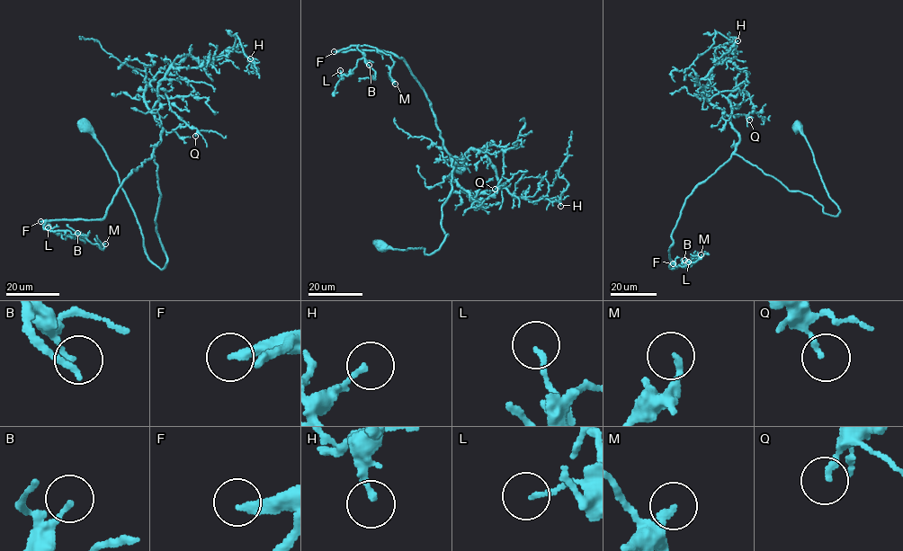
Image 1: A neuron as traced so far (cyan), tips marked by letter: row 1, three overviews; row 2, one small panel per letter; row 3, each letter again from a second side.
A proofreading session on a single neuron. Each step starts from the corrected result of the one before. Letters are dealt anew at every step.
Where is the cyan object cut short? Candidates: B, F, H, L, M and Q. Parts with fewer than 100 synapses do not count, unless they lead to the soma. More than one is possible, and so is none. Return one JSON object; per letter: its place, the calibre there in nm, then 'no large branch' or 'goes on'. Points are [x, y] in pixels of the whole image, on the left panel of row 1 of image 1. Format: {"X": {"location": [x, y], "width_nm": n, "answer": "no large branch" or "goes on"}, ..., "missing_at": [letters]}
{"B": {"location": [77, 233], "width_nm": 150, "answer": "no large branch"}, "F": {"location": [40, 221], "width_nm": 240, "answer": "goes on"}, "H": {"location": [250, 58], "width_nm": 160, "answer": "no large branch"}, "L": {"location": [48, 227], "width_nm": 130, "answer": "no large branch"}, "M": {"location": [105, 244], "width_nm": 180, "answer": "no large branch"}, "Q": {"location": [195, 136], "width_nm": 180, "answer": "no large branch"}, "missing_at": ["F"]}

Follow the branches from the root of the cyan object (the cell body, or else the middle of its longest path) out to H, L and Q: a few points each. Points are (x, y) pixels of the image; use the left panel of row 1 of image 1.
H: (84, 128), (161, 270), (157, 85), (186, 56), (211, 63), (233, 48), (250, 58)
L: (84, 128), (147, 257), (166, 262), (155, 156), (103, 217), (46, 222), (66, 239), (48, 227)
Q: (84, 128), (161, 270), (153, 153), (162, 128), (145, 100), (147, 86), (164, 90), (195, 136)

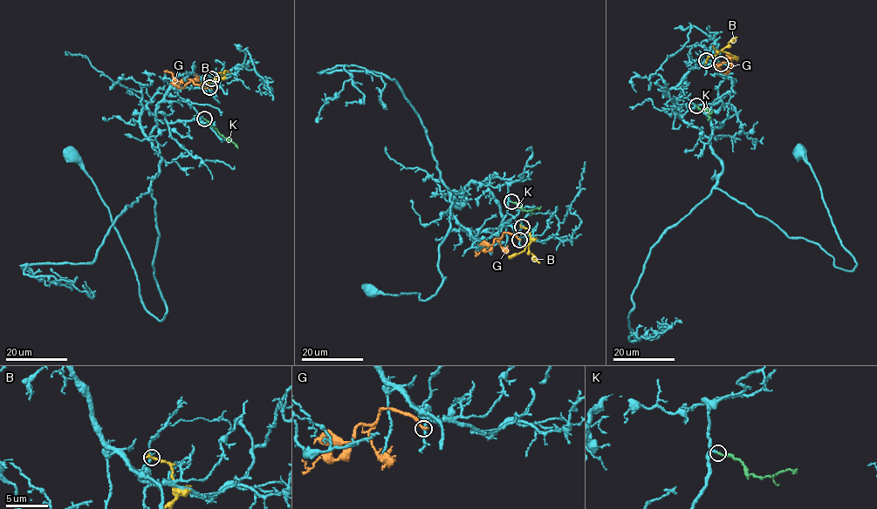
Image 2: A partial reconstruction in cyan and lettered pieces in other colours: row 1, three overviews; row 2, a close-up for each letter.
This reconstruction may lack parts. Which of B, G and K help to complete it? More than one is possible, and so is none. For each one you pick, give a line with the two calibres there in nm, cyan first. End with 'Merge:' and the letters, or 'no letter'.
K: 150/170 nm
Merge: K

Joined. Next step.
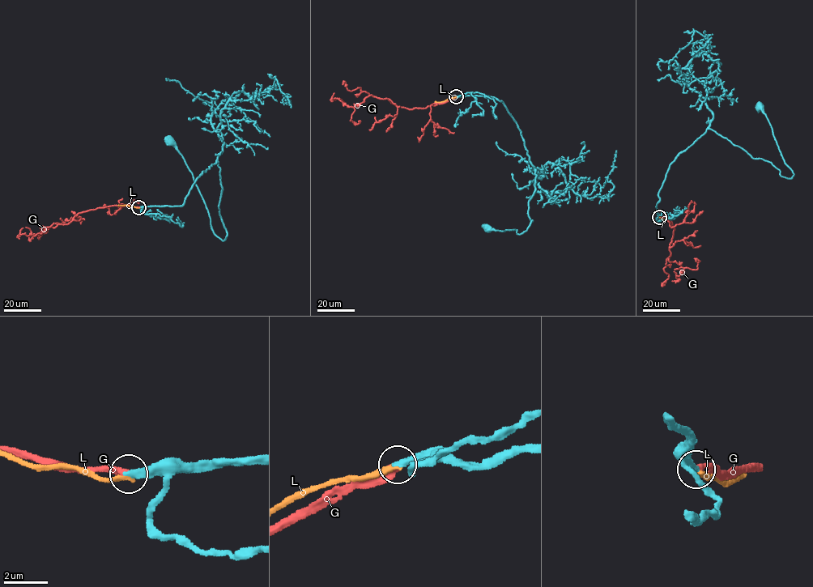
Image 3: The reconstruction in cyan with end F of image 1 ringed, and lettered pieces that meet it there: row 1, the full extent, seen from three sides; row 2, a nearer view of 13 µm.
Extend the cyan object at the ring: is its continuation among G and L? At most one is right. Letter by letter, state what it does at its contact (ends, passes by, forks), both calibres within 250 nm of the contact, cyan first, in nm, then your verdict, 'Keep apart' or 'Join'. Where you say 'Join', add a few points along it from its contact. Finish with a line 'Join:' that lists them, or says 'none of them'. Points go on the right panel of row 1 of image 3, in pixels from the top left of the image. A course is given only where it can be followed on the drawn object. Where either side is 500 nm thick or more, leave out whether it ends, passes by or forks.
G: It ends there. Thickness 320 nm (cyan) against 300 nm. Join. Its course: (659, 216), (664, 216), (671, 223), (674, 230), (669, 261), (680, 265), (684, 271), (676, 278), (674, 271)
L: It ends there. Thickness 320 nm (cyan) against 200 nm. Keep apart
Join: G

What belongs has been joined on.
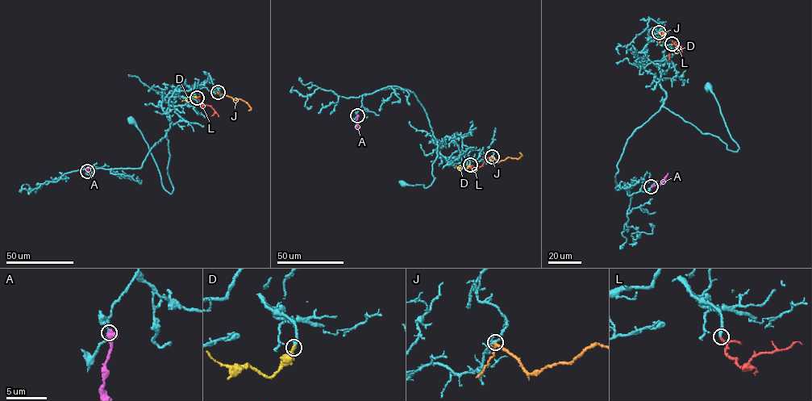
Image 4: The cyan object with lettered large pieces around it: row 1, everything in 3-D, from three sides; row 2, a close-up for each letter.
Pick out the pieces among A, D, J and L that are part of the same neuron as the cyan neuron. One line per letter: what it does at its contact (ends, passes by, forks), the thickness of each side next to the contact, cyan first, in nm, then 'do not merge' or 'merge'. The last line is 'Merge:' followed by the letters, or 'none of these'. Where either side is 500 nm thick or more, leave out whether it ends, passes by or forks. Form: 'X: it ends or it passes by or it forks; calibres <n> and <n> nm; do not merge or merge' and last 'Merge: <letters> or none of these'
A: it passes by; calibres 180 and 480 nm; do not merge
D: it ends; calibres 300 and 320 nm; do not merge
J: it passes by; calibres 180 and 200 nm; do not merge
L: it passes by; calibres 280 and 200 nm; merge
Merge: L

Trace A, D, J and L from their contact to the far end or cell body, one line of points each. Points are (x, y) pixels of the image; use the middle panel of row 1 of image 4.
A: (357, 115), (359, 131)
D: (469, 164), (465, 169), (455, 165)
J: (492, 156), (499, 161), (509, 157), (520, 157), (522, 156), (519, 152)
L: (470, 164), (473, 169), (480, 167), (489, 156)

